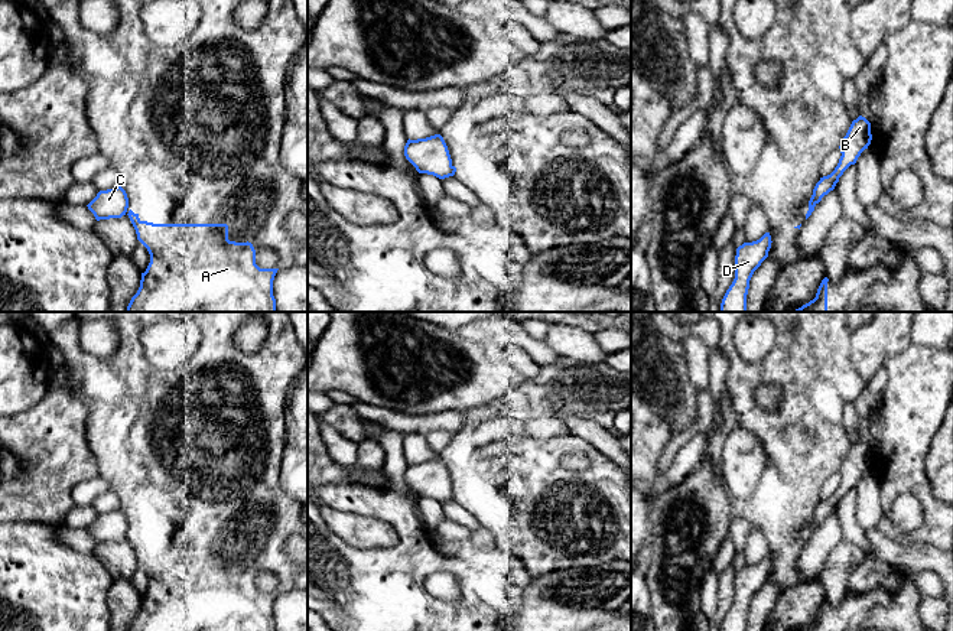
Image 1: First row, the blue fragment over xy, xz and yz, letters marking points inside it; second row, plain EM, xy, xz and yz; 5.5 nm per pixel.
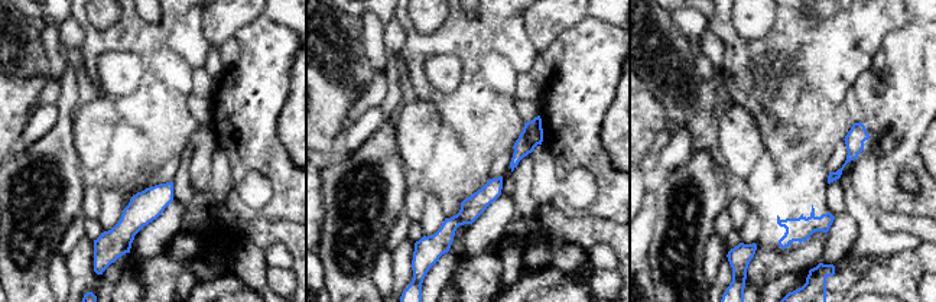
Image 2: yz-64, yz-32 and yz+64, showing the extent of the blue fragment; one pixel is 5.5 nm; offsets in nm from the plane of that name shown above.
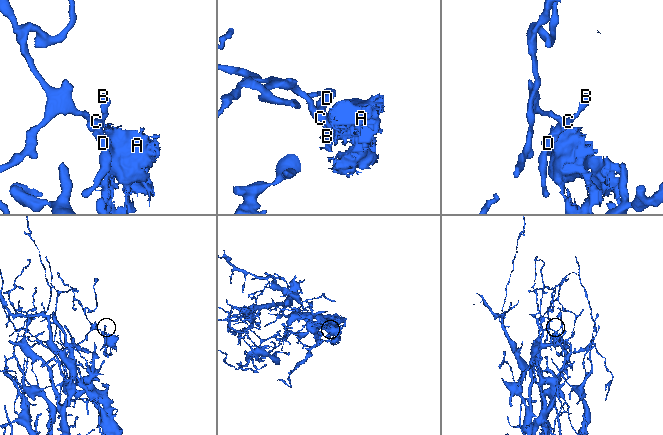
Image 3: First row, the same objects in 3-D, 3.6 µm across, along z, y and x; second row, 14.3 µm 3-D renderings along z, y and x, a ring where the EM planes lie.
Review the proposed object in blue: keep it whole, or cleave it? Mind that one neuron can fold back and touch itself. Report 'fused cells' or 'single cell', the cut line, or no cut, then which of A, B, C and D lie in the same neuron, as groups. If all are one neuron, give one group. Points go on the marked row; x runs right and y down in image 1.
fused cells; cut xz (451, 166), (454, 173); groups A / B C D

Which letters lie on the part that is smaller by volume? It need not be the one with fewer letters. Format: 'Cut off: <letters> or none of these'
Cut off: A

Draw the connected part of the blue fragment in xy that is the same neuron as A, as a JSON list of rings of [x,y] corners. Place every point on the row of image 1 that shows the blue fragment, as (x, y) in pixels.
[[[131,209],[127,215],[150,254],[127,312],[276,312],[273,280],[279,269],[260,269],[253,244],[230,241],[227,224],[153,224],[142,221]]]

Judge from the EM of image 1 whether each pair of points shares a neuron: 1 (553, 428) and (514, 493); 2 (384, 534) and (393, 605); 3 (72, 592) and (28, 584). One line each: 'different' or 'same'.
1: different
2: different
3: same

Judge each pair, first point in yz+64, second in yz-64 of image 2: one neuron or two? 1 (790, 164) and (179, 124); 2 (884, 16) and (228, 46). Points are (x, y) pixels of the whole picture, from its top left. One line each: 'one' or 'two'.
1: one
2: two

